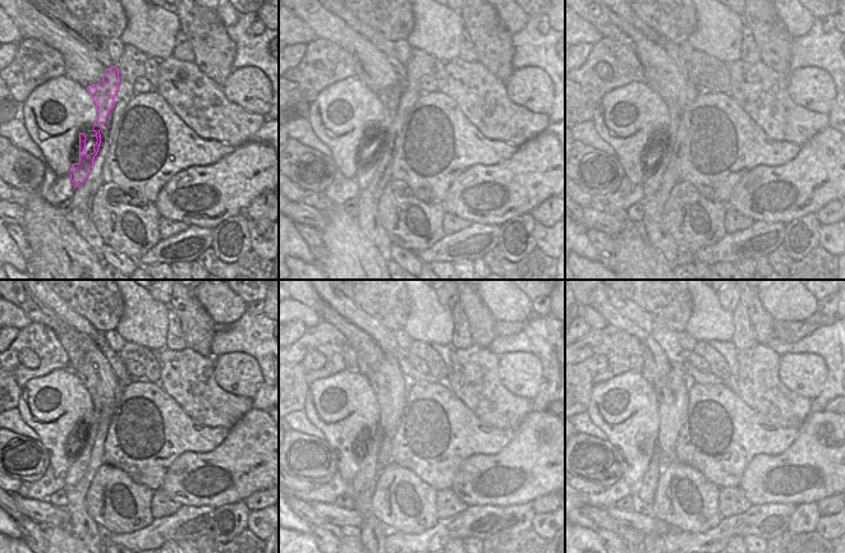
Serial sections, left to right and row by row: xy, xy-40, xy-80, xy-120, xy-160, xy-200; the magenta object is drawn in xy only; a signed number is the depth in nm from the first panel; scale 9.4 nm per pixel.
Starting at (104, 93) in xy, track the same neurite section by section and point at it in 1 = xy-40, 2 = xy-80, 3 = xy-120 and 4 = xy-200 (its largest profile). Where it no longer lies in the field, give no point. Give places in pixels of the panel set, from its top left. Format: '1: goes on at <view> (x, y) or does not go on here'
1: goes on at xy-40 (390, 97)
2: goes on at xy-80 (653, 175)
3: goes on at xy-120 (79, 465)
4: goes on at xy-200 (647, 489)

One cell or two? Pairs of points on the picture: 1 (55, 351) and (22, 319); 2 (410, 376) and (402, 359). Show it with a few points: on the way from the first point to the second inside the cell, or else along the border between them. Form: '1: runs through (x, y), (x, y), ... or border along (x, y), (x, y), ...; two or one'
1: border along (32, 322), (19, 330); two
2: runs through (409, 372), (403, 363); one

